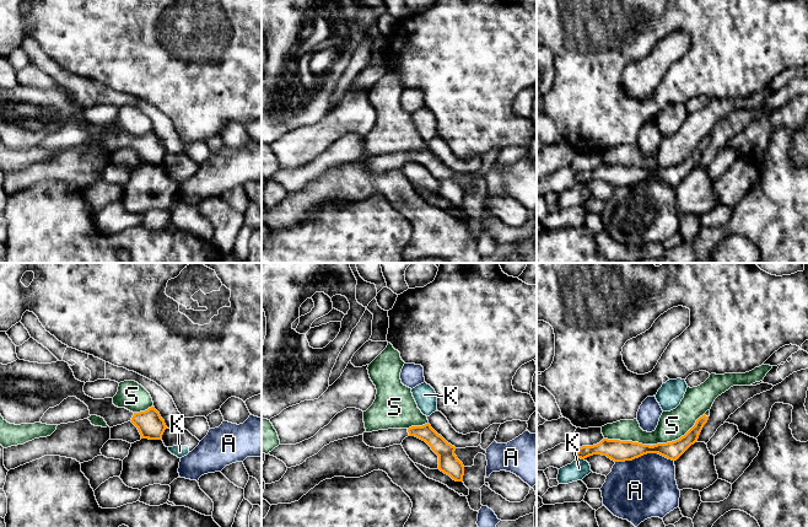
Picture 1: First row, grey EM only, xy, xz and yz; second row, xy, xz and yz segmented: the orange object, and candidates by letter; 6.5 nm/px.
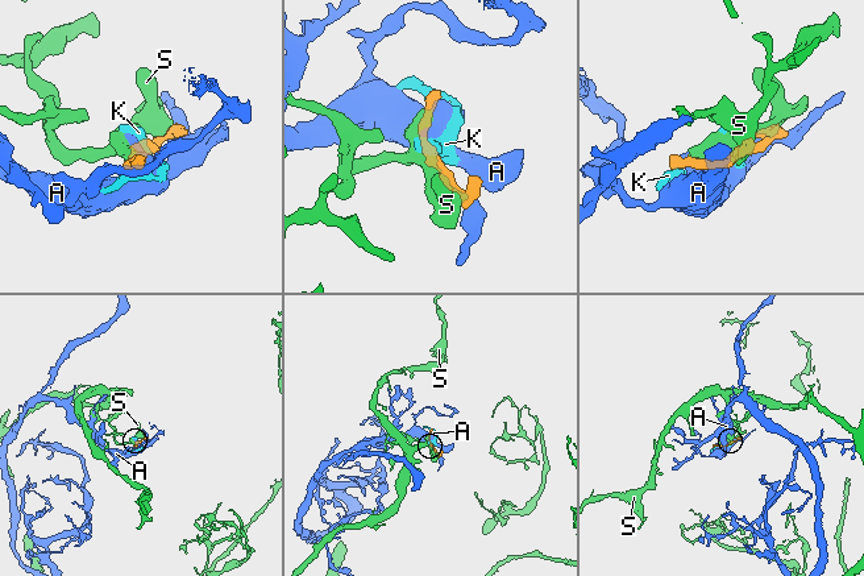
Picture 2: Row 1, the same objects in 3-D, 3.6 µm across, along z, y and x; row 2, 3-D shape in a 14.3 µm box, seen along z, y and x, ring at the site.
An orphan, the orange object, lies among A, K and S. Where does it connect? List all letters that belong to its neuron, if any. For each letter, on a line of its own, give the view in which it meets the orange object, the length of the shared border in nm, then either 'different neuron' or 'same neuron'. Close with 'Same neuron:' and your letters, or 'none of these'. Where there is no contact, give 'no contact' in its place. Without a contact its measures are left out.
A: yz | 380 nm | different neuron
K: yz | 60 nm | different neuron
S: yz | 400 nm | different neuron
Same neuron: none of these

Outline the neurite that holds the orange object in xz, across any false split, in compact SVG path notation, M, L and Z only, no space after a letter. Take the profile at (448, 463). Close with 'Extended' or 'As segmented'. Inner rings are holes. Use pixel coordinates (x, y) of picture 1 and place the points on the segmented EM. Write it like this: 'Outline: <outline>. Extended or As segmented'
Outline: M427 423L422 426L409 429L388 429L372 432L363 432L363 442L375 448L386 448L393 445L402 445L408 436L415 436L425 441L438 456L438 469L456 482L463 482L464 466L454 455L456 447L448 443Z. Extended

